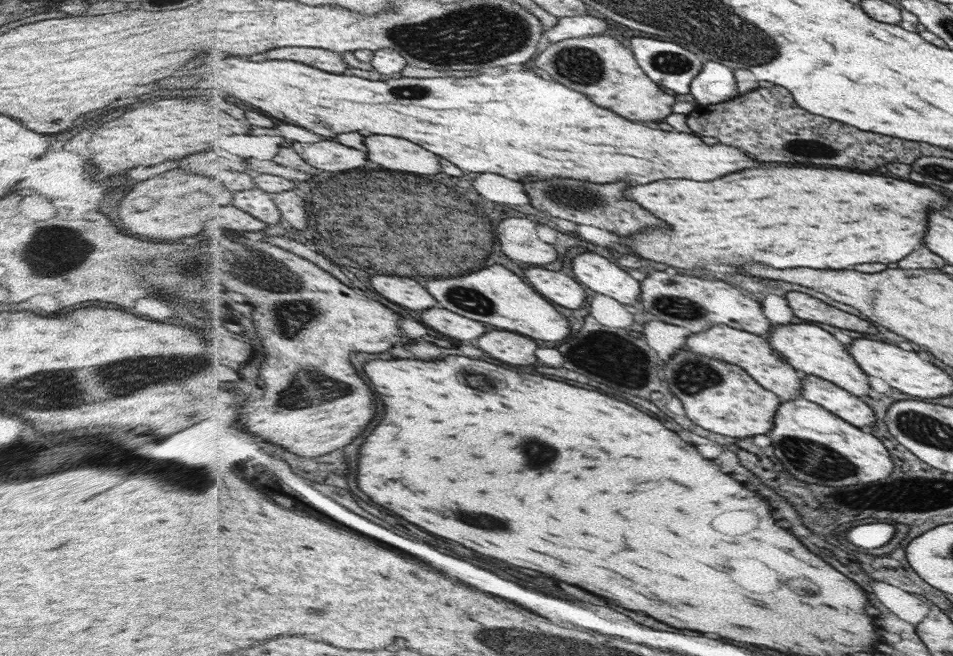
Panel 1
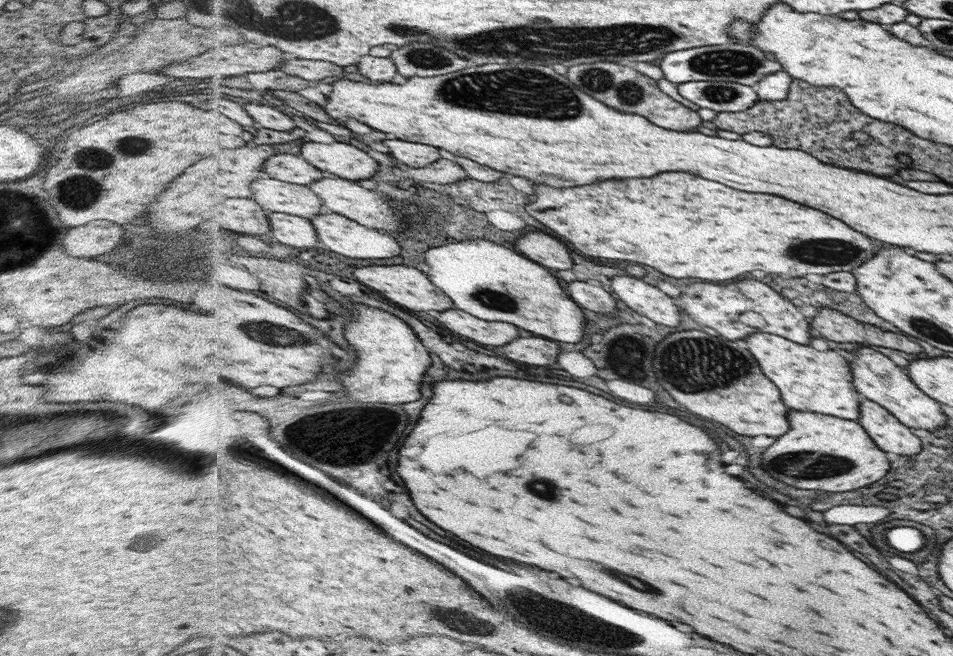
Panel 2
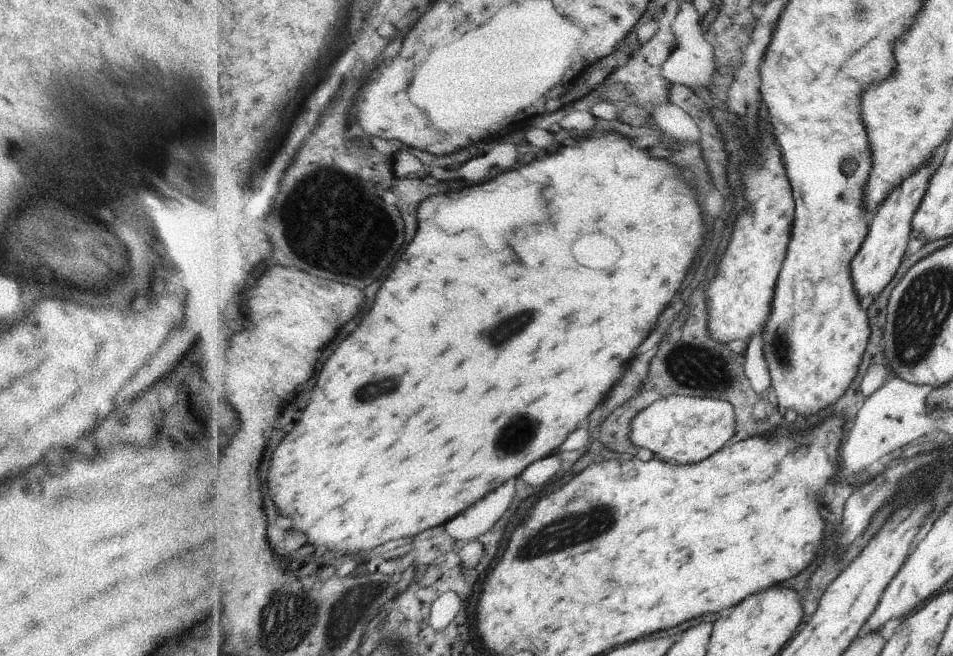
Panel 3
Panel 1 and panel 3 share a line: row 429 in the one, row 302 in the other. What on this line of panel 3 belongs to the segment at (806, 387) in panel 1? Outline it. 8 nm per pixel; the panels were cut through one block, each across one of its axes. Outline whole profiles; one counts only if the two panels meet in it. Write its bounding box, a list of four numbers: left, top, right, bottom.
[852,166,930,302]

